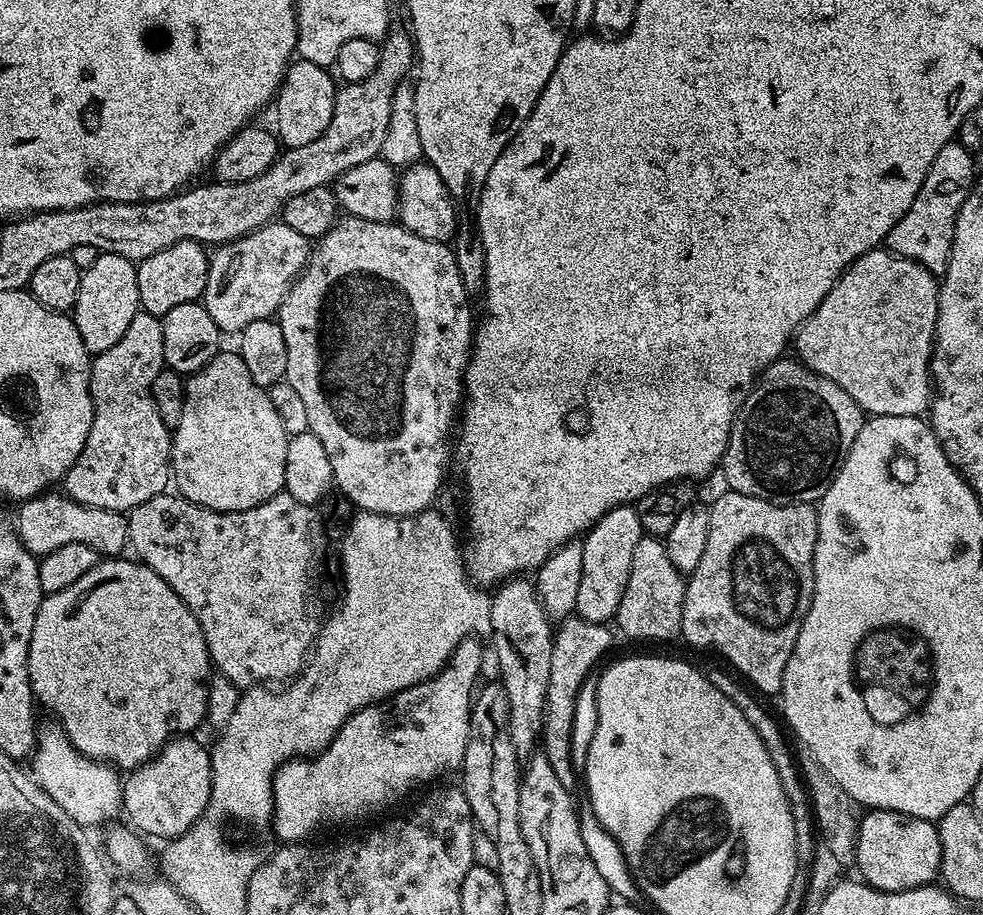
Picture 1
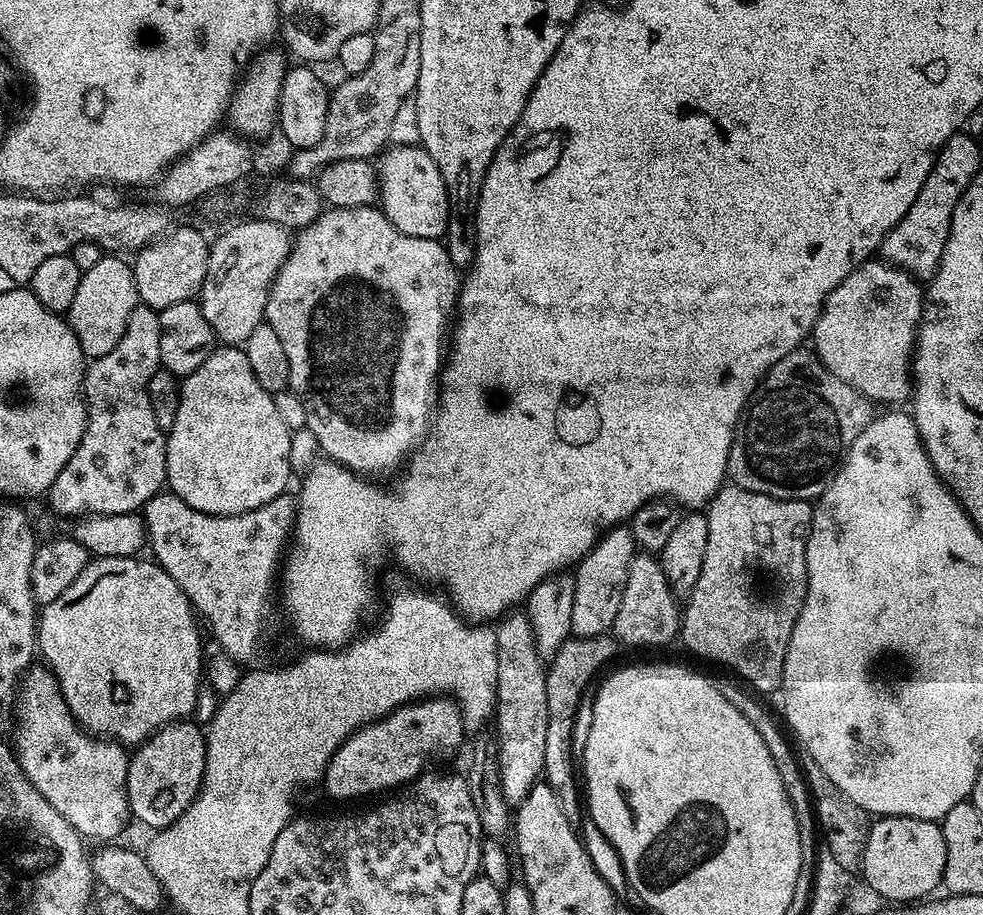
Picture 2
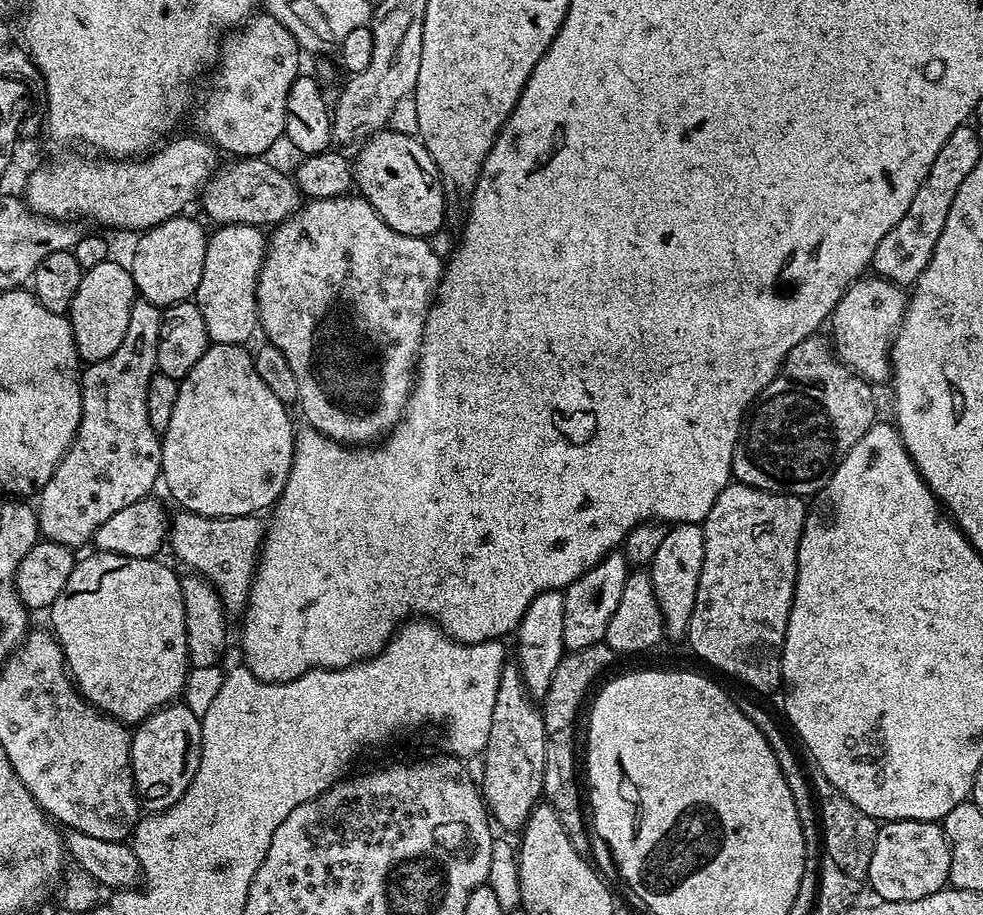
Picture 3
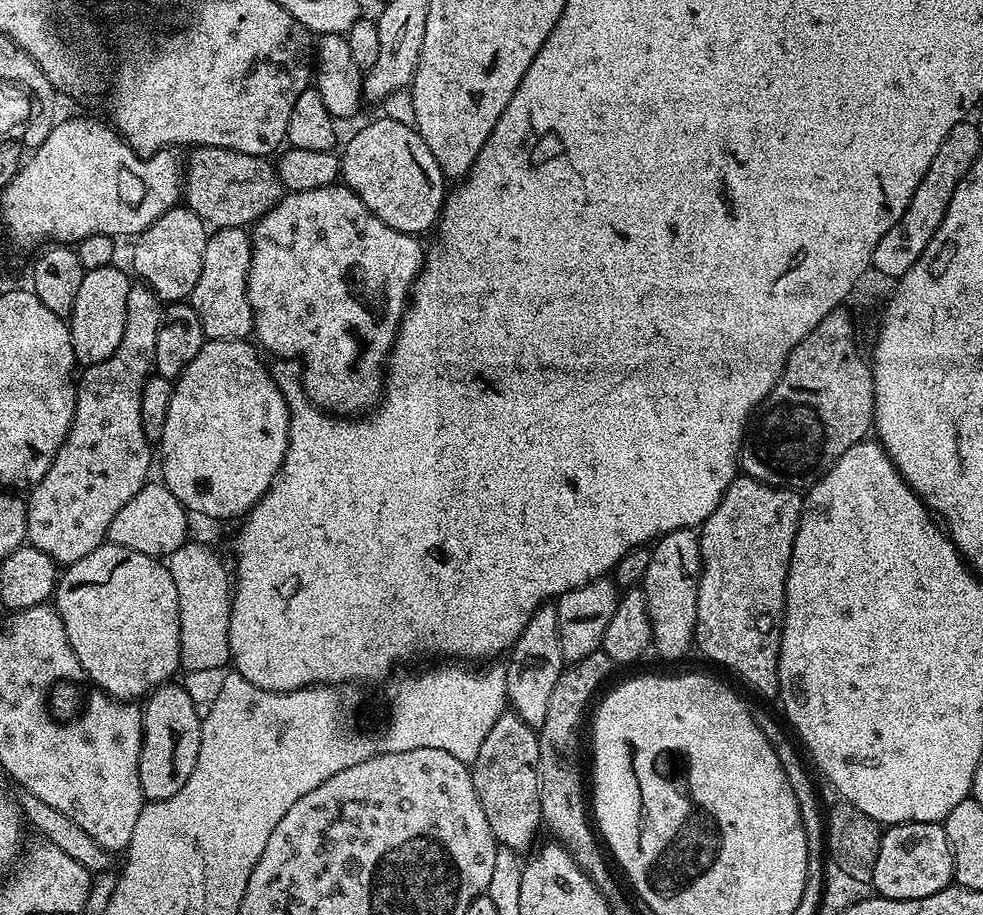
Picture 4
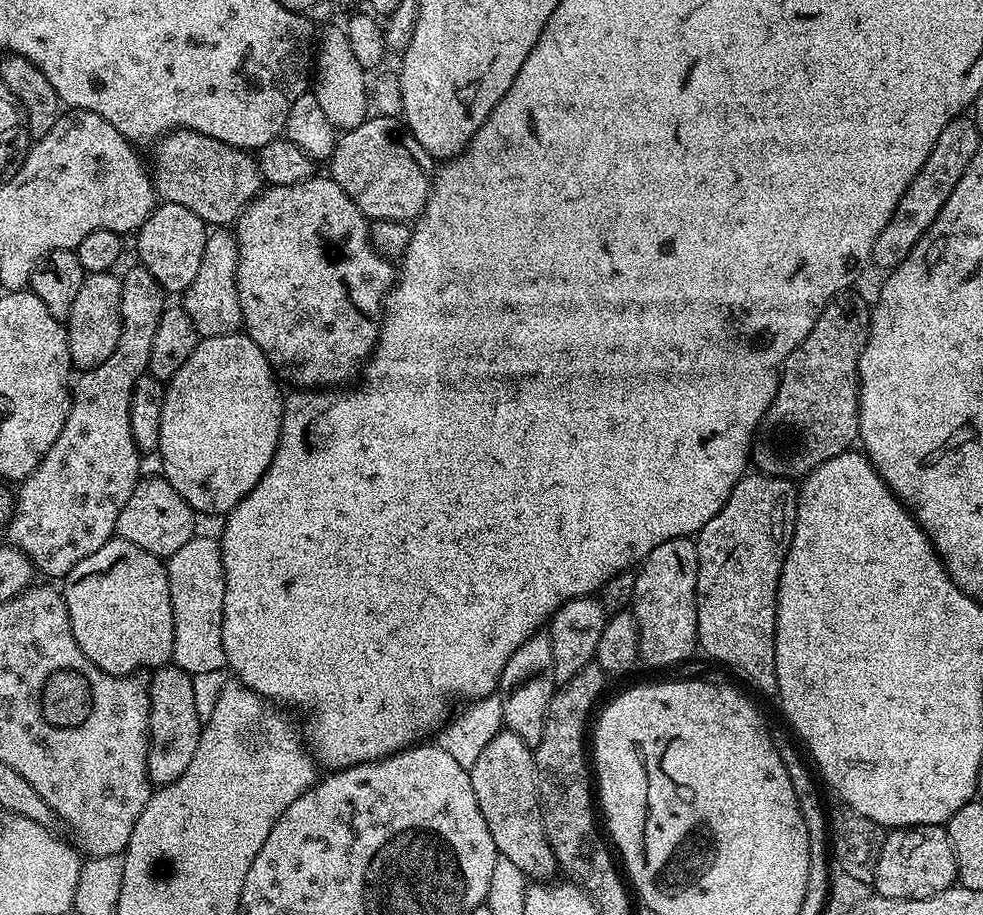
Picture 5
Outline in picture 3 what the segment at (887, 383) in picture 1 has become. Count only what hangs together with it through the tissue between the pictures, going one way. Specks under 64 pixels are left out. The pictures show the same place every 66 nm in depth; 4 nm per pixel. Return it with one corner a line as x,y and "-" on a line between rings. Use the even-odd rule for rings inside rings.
875,274
855,280
830,317
830,343
836,357
869,384
879,386
883,380
885,383
892,374
892,337
900,328
907,308
906,292
901,285

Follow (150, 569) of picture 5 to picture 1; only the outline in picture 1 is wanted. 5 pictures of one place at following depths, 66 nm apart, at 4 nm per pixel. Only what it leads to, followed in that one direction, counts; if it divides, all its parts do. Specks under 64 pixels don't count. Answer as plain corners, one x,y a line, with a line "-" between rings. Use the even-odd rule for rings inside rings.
104,558
94,566
94,570
86,570
78,582
66,586
66,590
58,590
45,595
38,606
38,618
34,618
34,630
30,634
30,650
28,651
28,681
32,687
35,703
41,709
49,708
53,712
64,733
70,738
70,742
91,760
102,760
105,764
111,764
117,770
131,770
152,759
169,740
181,735
195,733
195,728
205,723
207,714
207,692
210,677
210,661
208,659
208,647
206,638
202,638
202,630
194,618
194,614
144,564
129,558

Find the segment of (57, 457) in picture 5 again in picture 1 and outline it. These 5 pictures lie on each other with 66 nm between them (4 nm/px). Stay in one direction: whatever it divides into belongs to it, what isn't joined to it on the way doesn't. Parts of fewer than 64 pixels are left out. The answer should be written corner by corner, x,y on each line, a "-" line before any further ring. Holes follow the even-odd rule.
142,310
134,314
126,334
118,338
116,345
92,356
90,434
86,434
86,446
82,446
82,454
78,454
74,466
70,466
62,481
63,495
70,497
74,502
85,504
88,508
127,514
134,506
142,506
142,502
150,502
150,498
161,495
167,489
164,488
167,484
169,487
172,475
172,432
166,422
162,422
162,414
158,414
158,406
154,406
152,397
154,378
158,378
158,374
166,366
160,322
161,317

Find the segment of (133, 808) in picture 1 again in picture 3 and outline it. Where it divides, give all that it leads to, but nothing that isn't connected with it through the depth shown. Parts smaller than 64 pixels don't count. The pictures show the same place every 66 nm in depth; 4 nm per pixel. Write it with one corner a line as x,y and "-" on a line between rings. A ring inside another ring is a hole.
183,702
160,708
135,725
132,732
132,780
136,783
136,799
145,813
164,812
182,794
196,773
202,750
200,718

